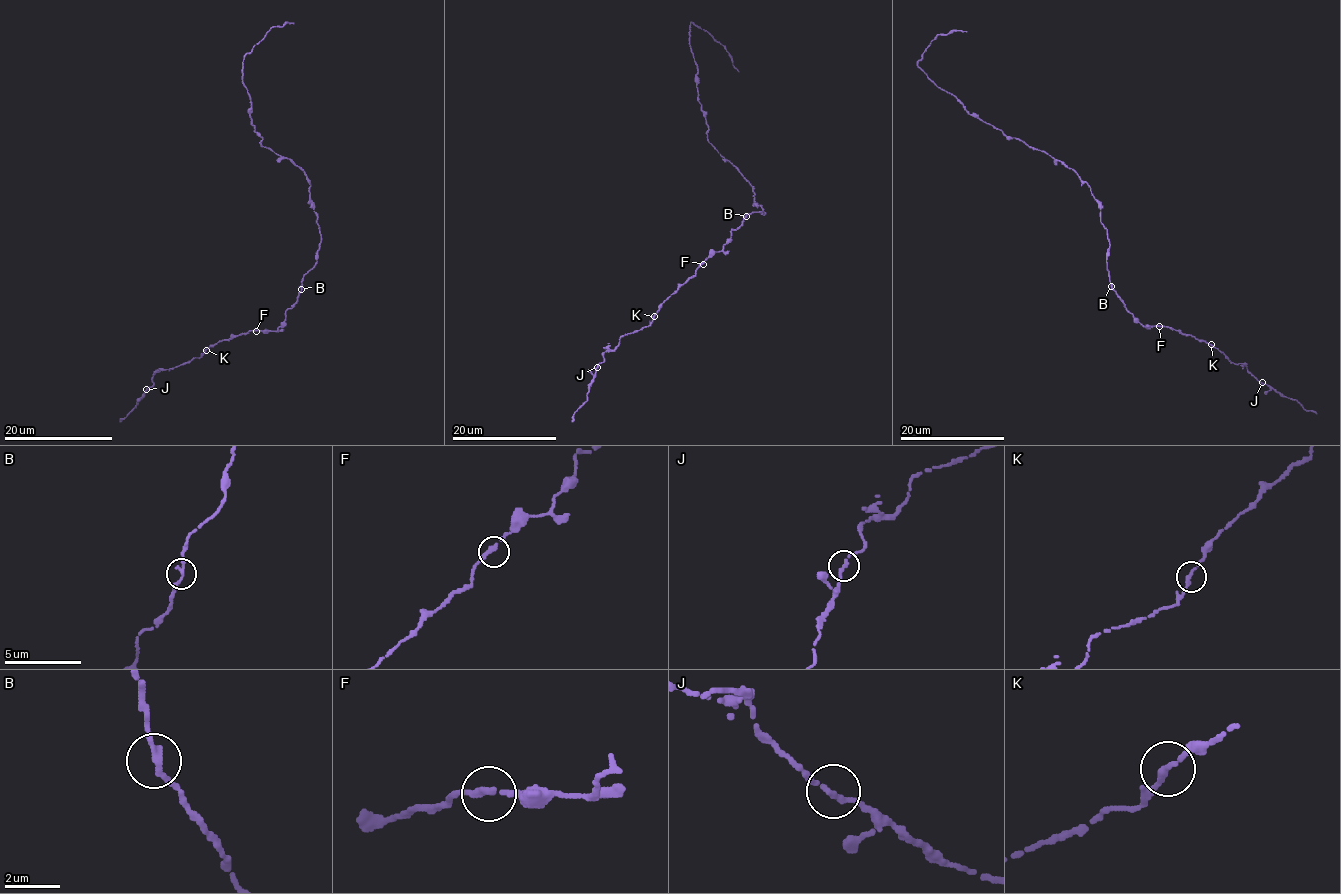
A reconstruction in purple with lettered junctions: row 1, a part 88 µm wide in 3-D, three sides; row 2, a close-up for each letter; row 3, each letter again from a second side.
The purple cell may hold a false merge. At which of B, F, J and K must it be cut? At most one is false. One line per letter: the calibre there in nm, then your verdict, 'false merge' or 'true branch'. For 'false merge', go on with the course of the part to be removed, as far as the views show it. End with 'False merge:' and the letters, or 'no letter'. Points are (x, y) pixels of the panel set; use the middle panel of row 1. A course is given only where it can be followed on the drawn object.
B: 240 nm thick; true branch
F: 240 nm thick; true branch
J: 220 nm thick; true branch
K: 220 nm thick; true branch
False merge: no letter

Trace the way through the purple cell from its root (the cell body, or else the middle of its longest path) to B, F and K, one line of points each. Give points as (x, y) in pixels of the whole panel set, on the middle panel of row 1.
B: (764, 213), (752, 211), (746, 215)
F: (764, 213), (746, 214), (742, 223), (730, 231), (730, 239), (724, 248), (713, 252), (703, 264)
K: (764, 213), (746, 214), (742, 223), (730, 231), (724, 248), (713, 252), (654, 316)

